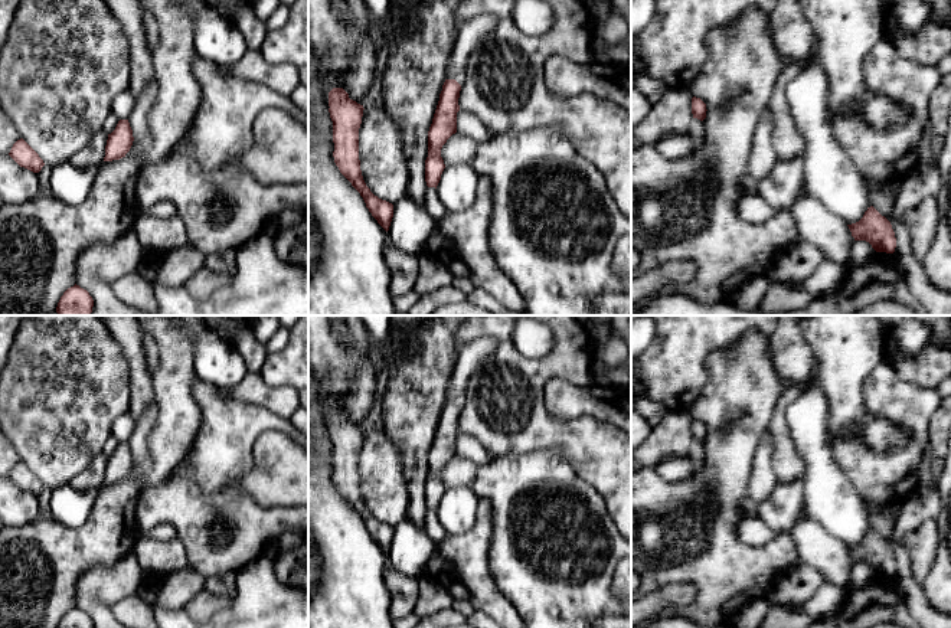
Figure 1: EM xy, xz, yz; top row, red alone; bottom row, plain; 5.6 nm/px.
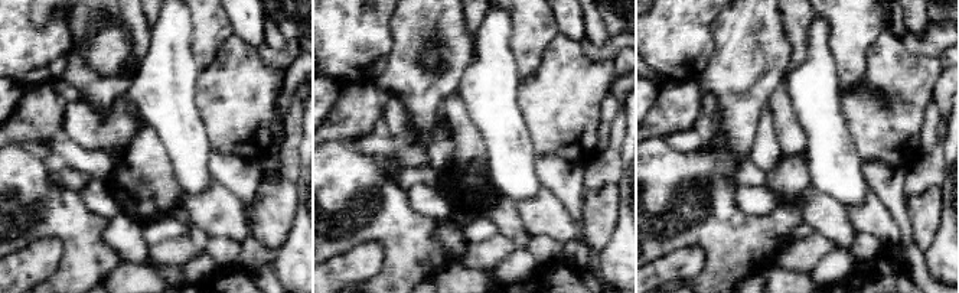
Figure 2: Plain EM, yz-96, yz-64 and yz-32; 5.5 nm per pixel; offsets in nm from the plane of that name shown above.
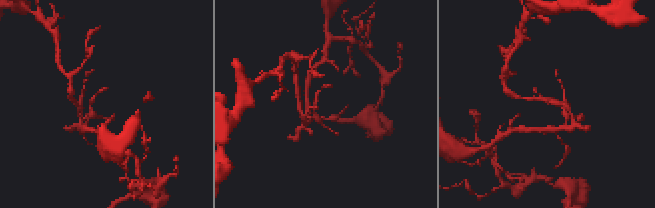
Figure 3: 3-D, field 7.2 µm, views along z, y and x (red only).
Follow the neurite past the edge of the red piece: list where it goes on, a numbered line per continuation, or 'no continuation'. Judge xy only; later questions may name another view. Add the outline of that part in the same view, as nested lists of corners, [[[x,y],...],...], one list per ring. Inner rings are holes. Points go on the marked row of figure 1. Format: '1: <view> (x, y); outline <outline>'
no continuation

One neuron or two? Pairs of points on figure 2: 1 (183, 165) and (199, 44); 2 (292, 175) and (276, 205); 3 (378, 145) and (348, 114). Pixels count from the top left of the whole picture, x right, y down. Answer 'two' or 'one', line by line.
1: two
2: two
3: two

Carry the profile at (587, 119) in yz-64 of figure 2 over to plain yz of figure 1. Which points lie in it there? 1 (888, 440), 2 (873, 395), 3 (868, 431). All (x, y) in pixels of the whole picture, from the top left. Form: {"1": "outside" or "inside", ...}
{"1": "outside", "2": "inside", "3": "outside"}

